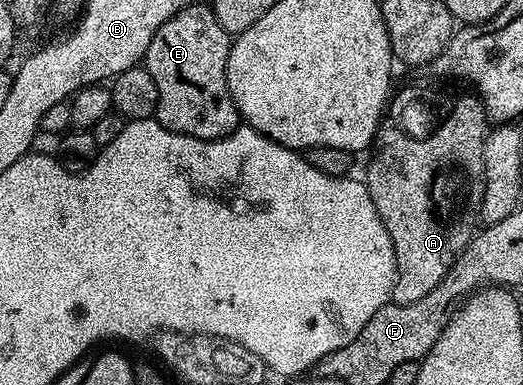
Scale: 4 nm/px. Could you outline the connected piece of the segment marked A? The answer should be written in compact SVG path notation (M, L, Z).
M463 95L463 105L455 105L455 117L434 126L423 145L410 141L402 128L386 129L378 134L375 154L367 165L365 184L373 199L373 207L377 207L377 215L381 215L393 243L395 282L391 301L397 305L408 305L417 303L417 299L425 299L425 295L445 279L453 263L467 250L467 244L476 235L481 221L479 212L487 190L483 140L489 132L489 118L478 96Z

